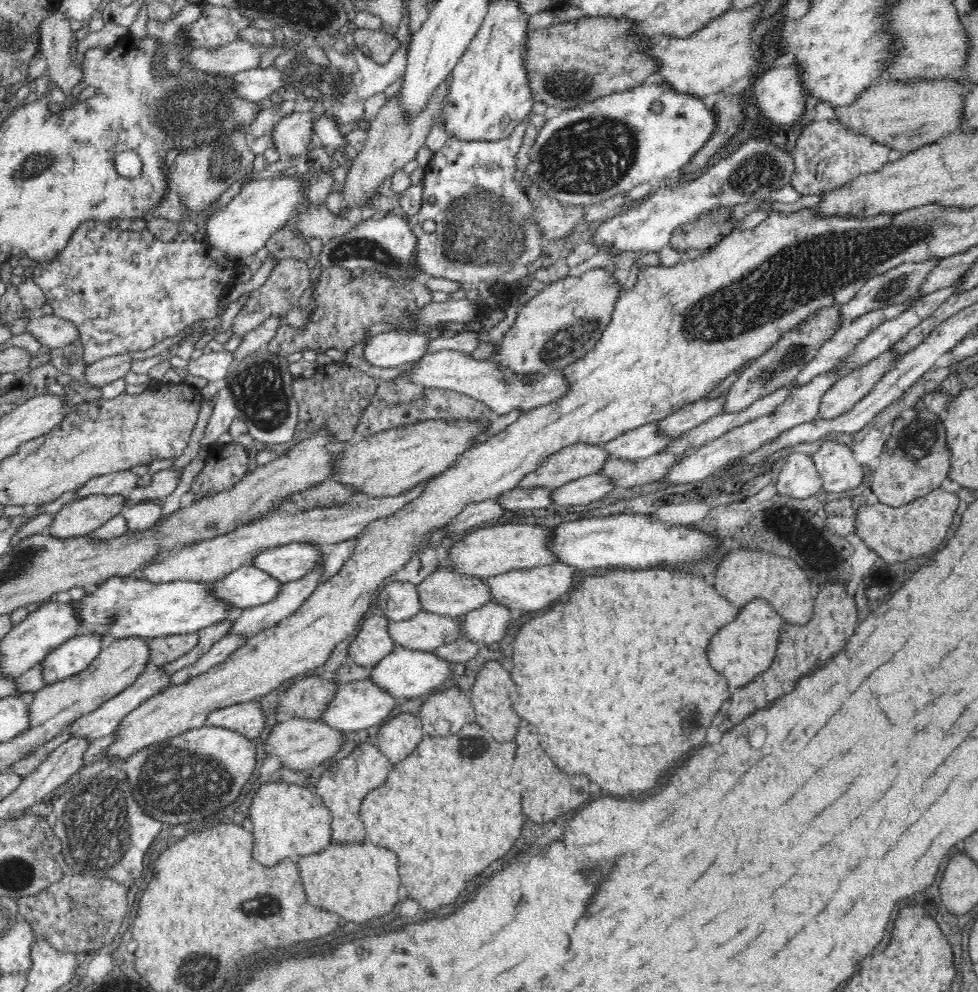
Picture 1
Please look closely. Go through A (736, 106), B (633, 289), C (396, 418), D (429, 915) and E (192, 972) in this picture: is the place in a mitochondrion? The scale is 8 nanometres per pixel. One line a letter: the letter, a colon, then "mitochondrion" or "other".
A: other
B: other
C: mitochondrion
D: other
E: mitochondrion

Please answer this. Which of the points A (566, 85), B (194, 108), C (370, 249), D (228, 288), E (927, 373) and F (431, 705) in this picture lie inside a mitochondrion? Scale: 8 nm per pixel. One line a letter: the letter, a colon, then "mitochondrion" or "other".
A: mitochondrion
B: mitochondrion
C: mitochondrion
D: other
E: other
F: other

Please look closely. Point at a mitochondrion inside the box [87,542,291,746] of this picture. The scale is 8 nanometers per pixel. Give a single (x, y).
(112, 618)

